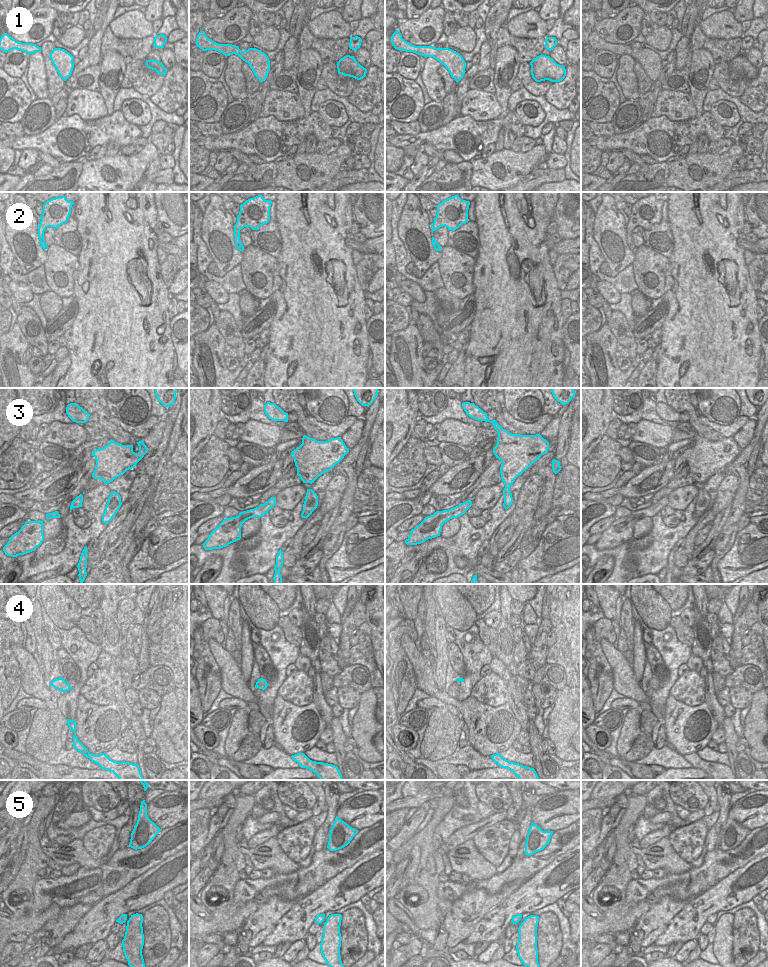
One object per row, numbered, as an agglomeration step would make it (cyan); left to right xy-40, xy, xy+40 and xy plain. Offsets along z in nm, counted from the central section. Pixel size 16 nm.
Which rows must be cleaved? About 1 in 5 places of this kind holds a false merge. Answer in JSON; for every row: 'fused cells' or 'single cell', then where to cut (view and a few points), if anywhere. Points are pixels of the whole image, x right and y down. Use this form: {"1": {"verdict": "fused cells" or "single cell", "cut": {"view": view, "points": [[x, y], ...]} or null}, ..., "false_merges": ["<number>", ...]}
{"1": {"verdict": "single cell", "cut": null}, "2": {"verdict": "single cell", "cut": null}, "3": {"verdict": "single cell", "cut": null}, "4": {"verdict": "single cell", "cut": null}, "5": {"verdict": "single cell", "cut": null}, "false_merges": []}

